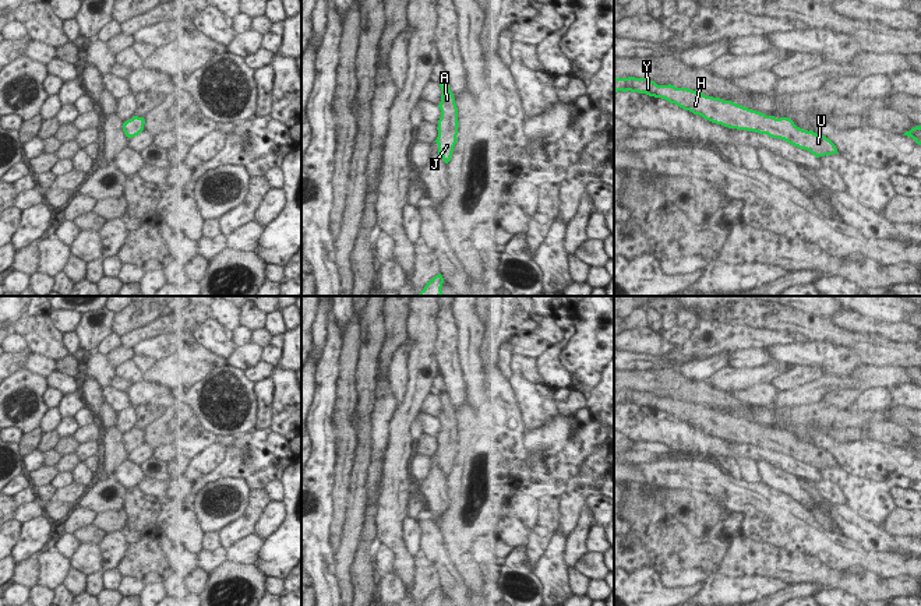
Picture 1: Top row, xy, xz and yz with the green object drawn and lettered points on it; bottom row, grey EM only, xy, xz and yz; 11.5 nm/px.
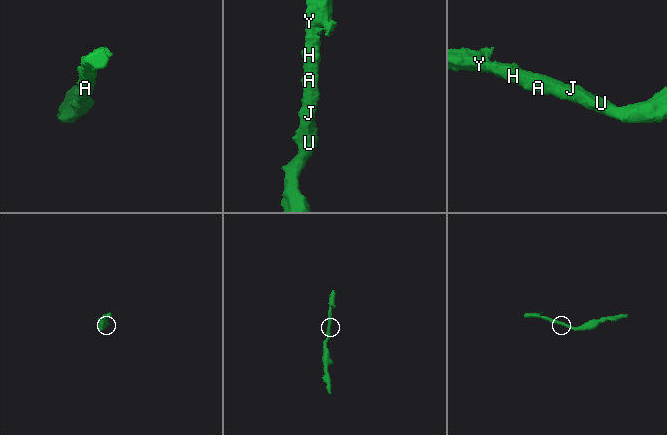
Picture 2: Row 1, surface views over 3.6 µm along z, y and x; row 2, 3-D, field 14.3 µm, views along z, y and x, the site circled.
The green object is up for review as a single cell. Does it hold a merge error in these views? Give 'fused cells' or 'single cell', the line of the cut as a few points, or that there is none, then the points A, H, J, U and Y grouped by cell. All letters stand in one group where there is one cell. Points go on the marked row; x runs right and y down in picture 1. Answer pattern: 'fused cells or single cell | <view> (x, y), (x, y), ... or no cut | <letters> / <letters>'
single cell | no cut | A H J U Y

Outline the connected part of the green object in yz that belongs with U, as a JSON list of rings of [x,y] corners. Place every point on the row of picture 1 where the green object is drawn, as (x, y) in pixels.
[[[614,77],[614,91],[631,91],[661,98],[712,123],[784,140],[800,149],[809,151],[816,158],[839,154],[836,145],[829,138],[818,135],[812,130],[807,131],[797,127],[788,117],[776,119],[774,116],[766,116],[731,101],[706,96],[688,88],[675,88],[671,84],[657,85],[649,78]]]

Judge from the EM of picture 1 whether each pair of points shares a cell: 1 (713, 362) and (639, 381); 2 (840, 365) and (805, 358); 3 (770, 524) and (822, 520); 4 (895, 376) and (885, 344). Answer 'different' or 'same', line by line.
1: different
2: same
3: different
4: different

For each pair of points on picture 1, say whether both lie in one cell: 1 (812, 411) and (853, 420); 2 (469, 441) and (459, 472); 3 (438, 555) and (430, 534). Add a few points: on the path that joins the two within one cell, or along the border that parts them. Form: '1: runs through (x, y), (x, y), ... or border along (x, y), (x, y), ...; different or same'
1: runs through (822, 414), (832, 418), (843, 418); same
2: runs through (463, 448), (462, 465); same
3: runs through (434, 549), (430, 539); same

